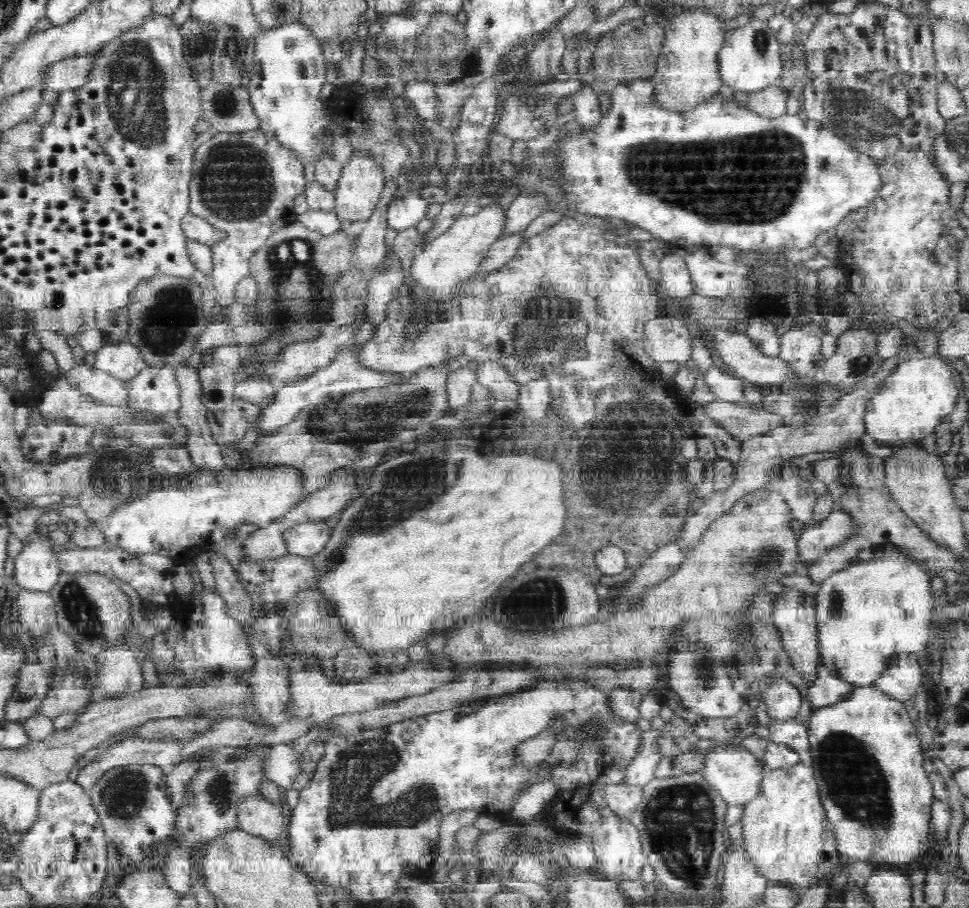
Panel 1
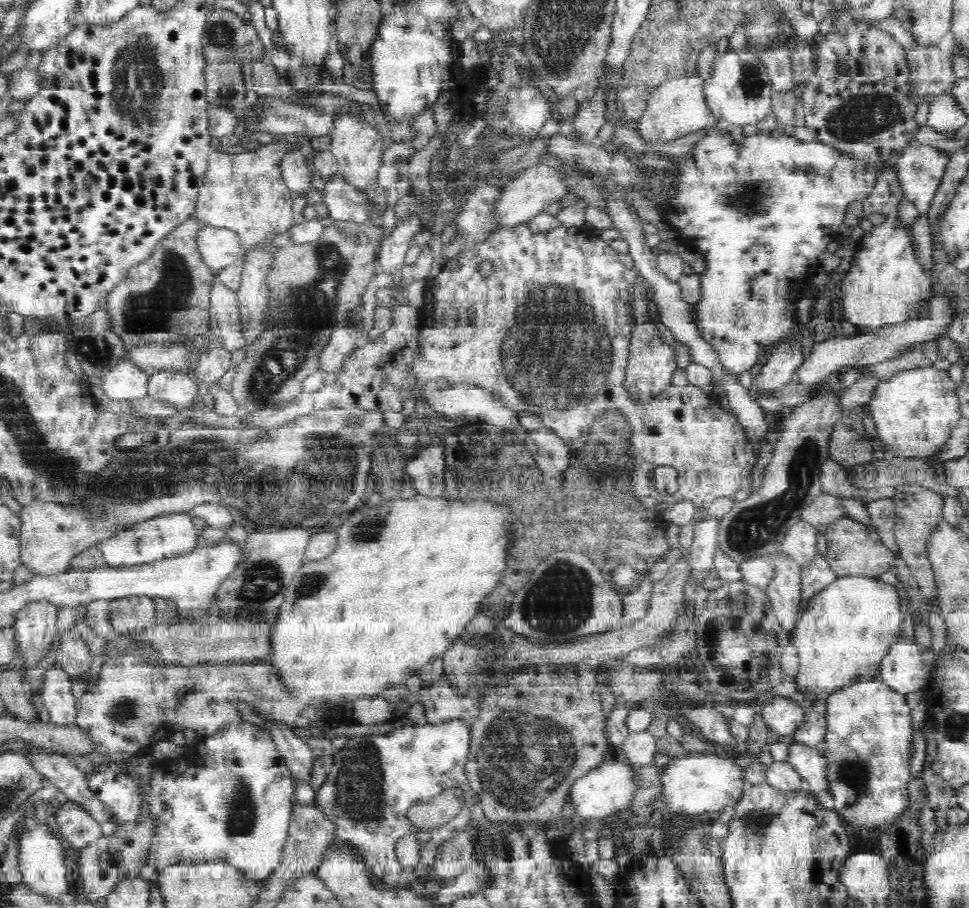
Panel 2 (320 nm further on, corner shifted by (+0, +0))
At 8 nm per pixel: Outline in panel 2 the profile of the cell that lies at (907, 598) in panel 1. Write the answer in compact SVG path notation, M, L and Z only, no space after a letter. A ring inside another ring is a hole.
M857 573L837 577L810 598L790 636L800 654L798 690L829 696L860 678L879 677L884 656L901 639L905 620L901 592L878 577Z

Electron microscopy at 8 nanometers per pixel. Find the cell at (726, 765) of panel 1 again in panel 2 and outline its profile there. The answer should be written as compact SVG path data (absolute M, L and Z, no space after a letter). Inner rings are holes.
M706 751L682 753L673 758L664 771L664 790L660 798L670 811L708 815L722 811L726 806L735 808L743 798L742 786L746 781L744 766L736 761L736 755Z

